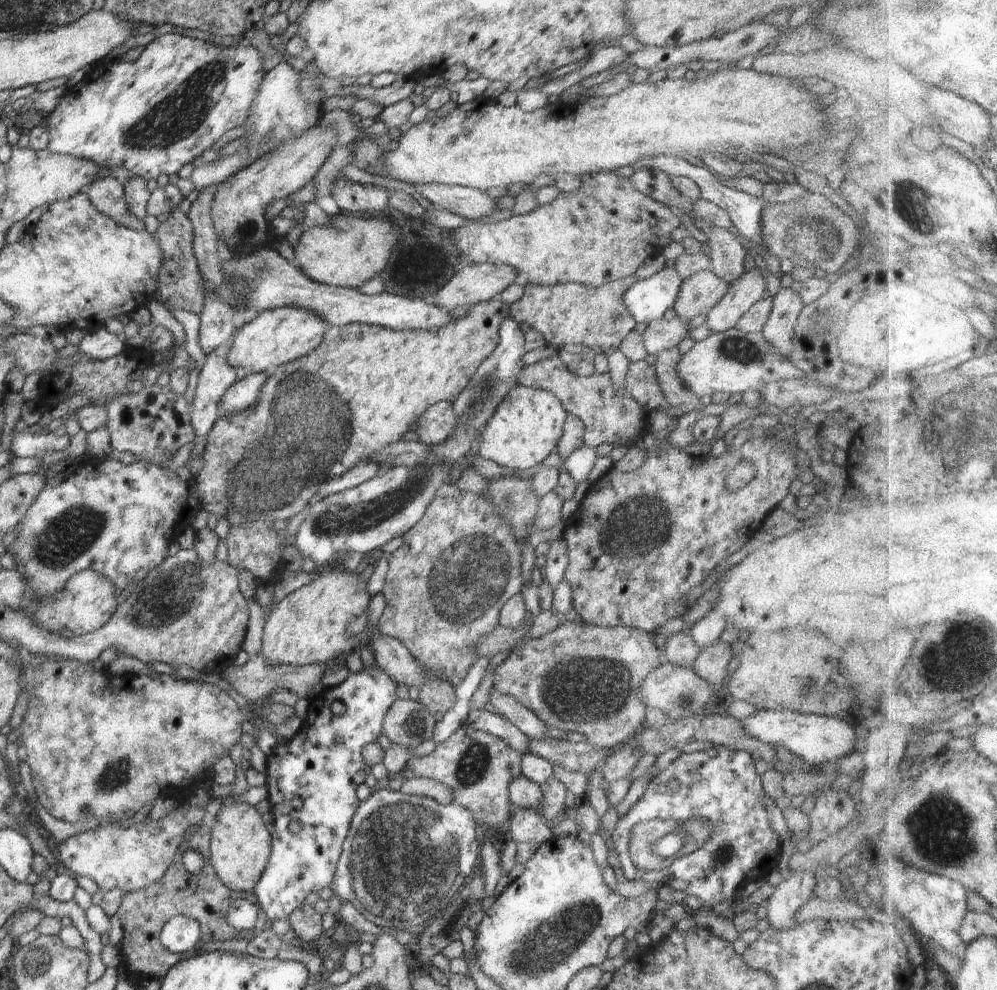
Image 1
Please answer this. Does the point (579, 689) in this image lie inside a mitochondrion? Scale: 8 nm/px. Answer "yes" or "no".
yes

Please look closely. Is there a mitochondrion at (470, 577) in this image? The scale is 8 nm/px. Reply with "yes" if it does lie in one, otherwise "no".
yes

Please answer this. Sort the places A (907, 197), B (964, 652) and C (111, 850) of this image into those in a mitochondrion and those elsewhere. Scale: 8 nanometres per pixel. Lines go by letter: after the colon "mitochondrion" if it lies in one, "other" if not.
A: mitochondrion
B: mitochondrion
C: mitochondrion

